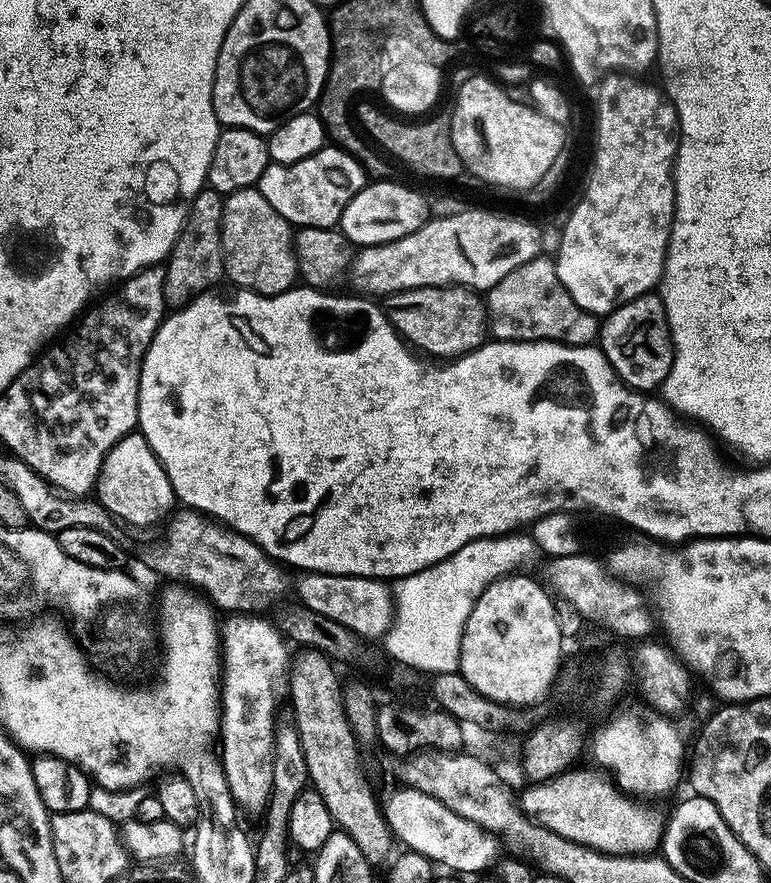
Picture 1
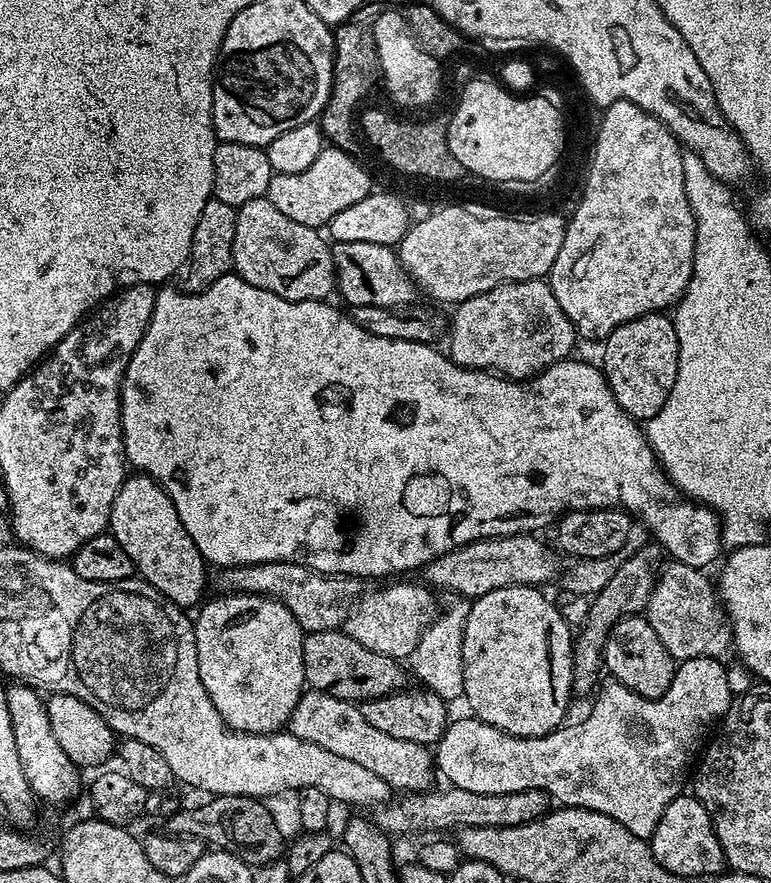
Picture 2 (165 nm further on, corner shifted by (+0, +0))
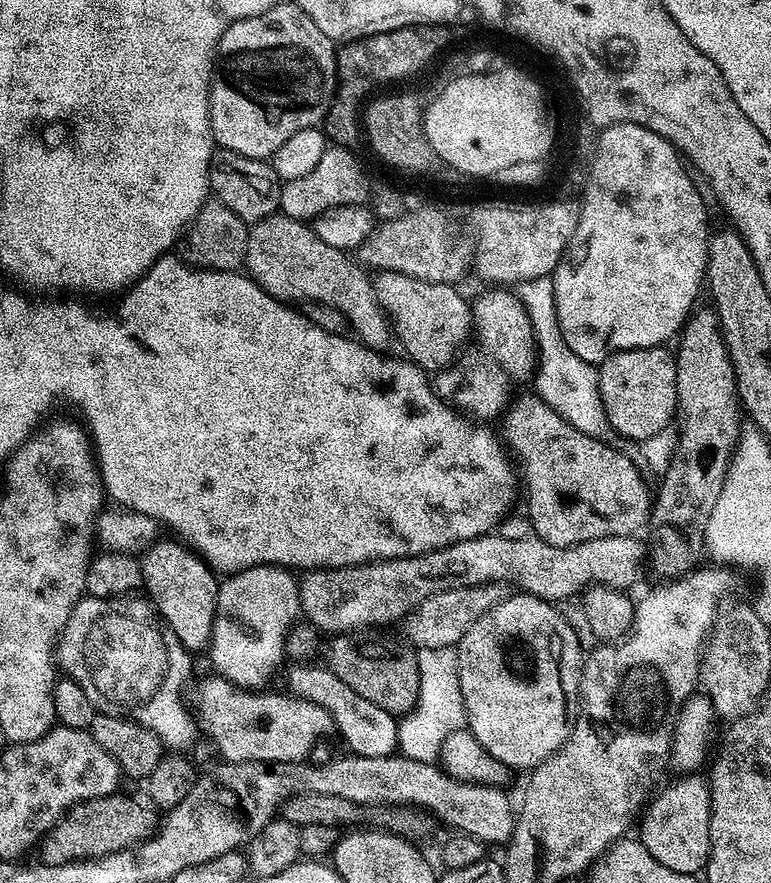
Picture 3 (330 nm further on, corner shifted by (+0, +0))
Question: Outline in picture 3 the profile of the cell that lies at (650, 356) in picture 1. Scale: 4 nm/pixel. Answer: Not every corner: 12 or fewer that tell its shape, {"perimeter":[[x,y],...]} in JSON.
{"perimeter":[[667,347],[599,365],[610,426],[643,442],[678,412]]}

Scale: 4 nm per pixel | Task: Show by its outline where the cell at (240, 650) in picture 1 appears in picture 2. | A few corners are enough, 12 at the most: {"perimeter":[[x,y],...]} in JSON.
{"perimeter":[[205,599],[198,674],[231,731],[281,731],[306,691],[282,602]]}

